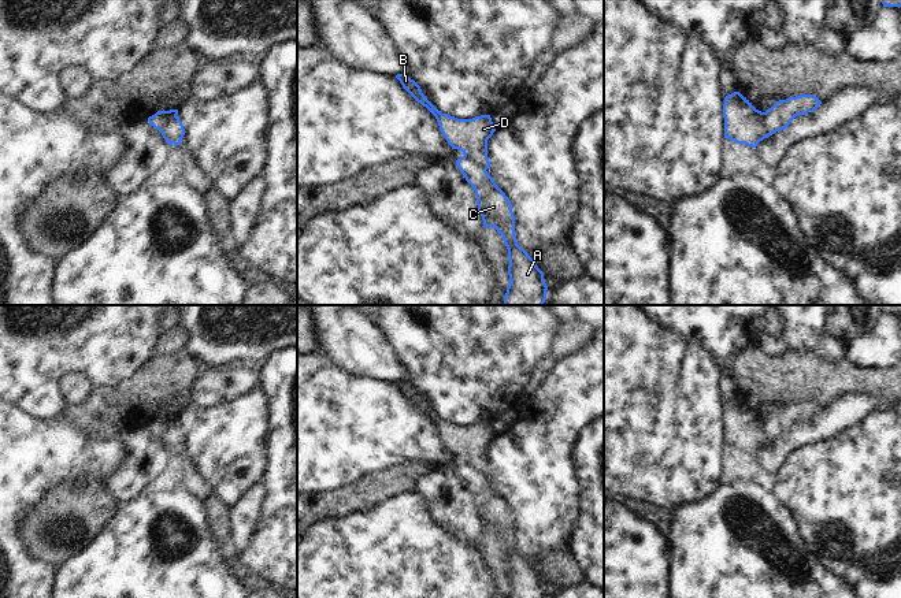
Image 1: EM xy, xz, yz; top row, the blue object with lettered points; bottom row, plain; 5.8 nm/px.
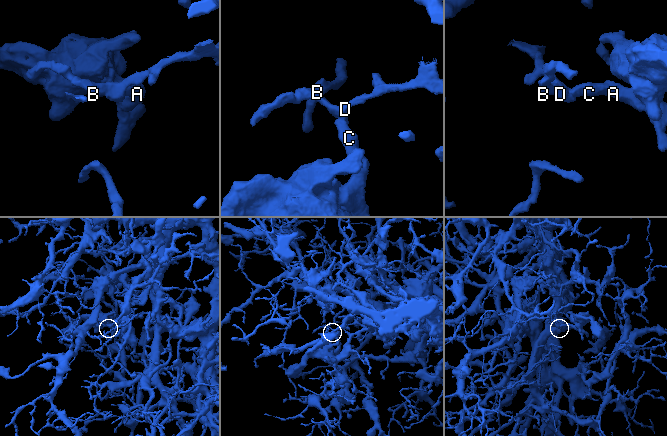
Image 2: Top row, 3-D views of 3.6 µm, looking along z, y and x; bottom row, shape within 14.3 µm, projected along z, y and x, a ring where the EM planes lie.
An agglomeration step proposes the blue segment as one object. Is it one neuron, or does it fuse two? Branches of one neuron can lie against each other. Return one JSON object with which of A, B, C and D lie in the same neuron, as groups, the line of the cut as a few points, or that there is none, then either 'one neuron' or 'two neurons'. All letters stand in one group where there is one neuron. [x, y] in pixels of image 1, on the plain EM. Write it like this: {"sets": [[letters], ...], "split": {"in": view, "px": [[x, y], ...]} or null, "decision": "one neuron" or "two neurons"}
{"sets": [["A", "C"], ["B", "D"]], "split": {"in": "yz", "px": [[763, 419], [766, 435], [771, 441]]}, "decision": "two neurons"}

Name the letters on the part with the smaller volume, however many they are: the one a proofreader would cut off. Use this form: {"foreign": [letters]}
{"foreign": ["A", "C"]}

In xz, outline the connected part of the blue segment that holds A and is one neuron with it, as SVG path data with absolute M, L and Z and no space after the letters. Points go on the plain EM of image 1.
M466 463L457 465L456 472L475 497L478 517L483 527L482 534L494 534L503 542L509 567L508 582L511 588L507 598L546 598L544 579L518 551L512 510L505 499L482 472Z

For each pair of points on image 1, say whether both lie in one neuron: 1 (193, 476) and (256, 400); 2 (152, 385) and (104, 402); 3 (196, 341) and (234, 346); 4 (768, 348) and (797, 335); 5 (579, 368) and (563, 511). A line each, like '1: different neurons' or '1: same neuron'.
1: different neurons
2: same neuron
3: same neuron
4: different neurons
5: same neuron

